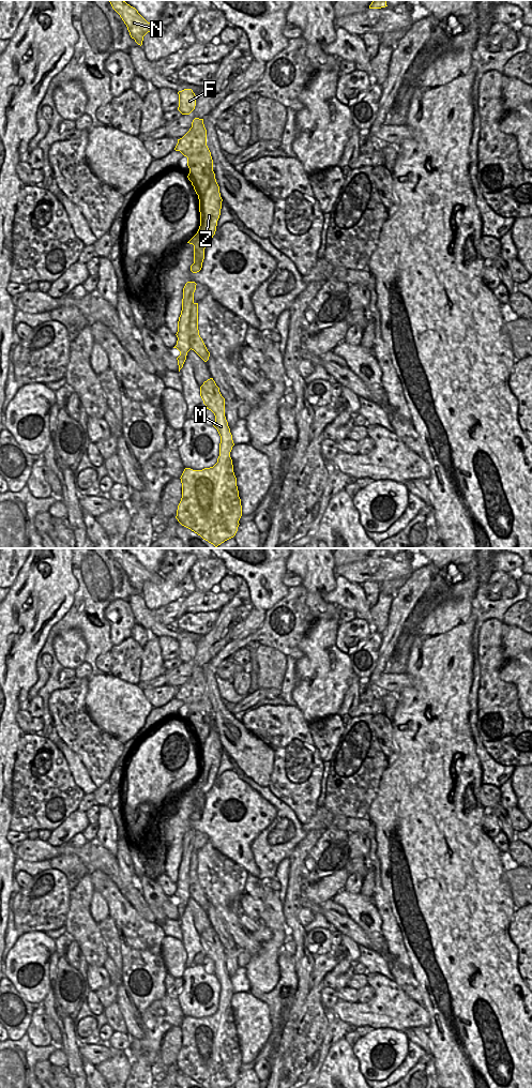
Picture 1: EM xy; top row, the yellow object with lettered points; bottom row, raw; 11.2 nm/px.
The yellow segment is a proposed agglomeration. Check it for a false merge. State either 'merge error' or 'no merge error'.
merge error

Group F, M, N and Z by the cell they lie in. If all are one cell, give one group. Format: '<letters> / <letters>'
F M N / Z

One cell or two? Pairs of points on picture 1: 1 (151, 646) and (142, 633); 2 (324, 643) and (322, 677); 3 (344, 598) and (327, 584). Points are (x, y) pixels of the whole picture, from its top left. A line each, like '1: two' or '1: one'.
1: two
2: one
3: two

